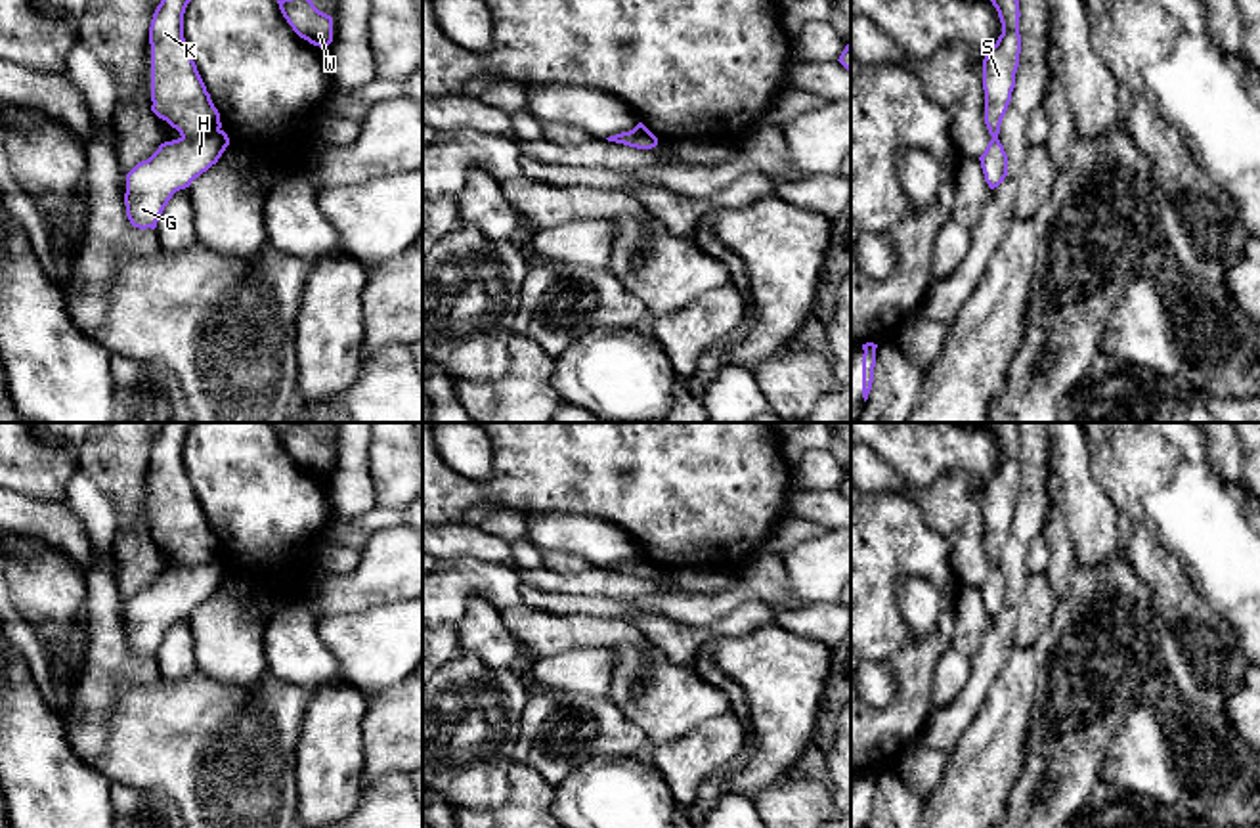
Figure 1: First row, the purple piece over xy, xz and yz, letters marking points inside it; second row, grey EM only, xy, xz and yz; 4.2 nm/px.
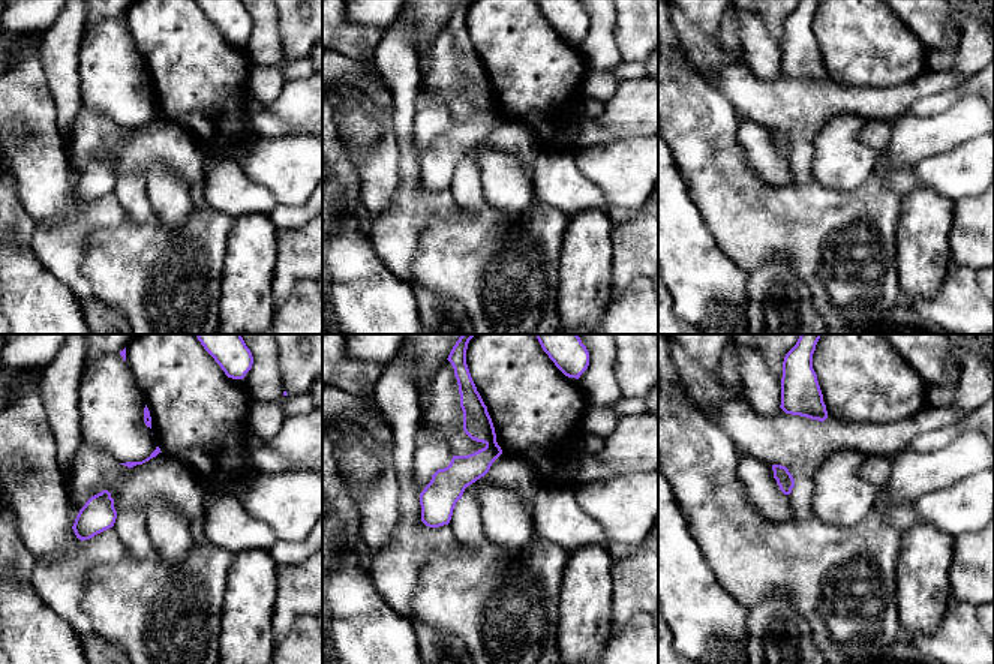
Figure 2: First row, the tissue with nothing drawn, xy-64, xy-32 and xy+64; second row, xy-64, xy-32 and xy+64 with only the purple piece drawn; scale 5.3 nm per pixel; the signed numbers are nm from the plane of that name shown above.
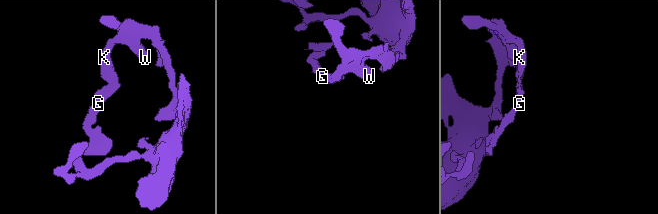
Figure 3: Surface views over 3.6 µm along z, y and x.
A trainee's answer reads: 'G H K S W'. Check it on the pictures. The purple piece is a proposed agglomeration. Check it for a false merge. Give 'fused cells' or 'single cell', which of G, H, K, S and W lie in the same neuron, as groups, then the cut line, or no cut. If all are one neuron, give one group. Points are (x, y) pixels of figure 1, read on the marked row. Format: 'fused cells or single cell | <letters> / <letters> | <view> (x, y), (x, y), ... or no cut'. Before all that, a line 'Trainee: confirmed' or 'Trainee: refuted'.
Trainee: refuted
fused cells | G H / K S W | xy (218, 129), (182, 138)

